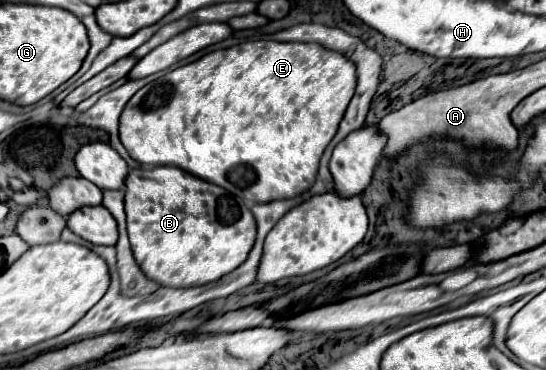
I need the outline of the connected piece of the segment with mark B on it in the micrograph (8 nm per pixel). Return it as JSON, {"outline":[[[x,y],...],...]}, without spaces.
{"outline":[[[162,165],[154,169],[132,169],[126,177],[126,217],[128,217],[128,237],[134,251],[134,259],[146,275],[166,287],[190,287],[206,285],[218,281],[218,277],[230,273],[240,263],[246,261],[254,239],[256,221],[242,199],[230,195],[226,189],[194,177],[178,167]]]}

